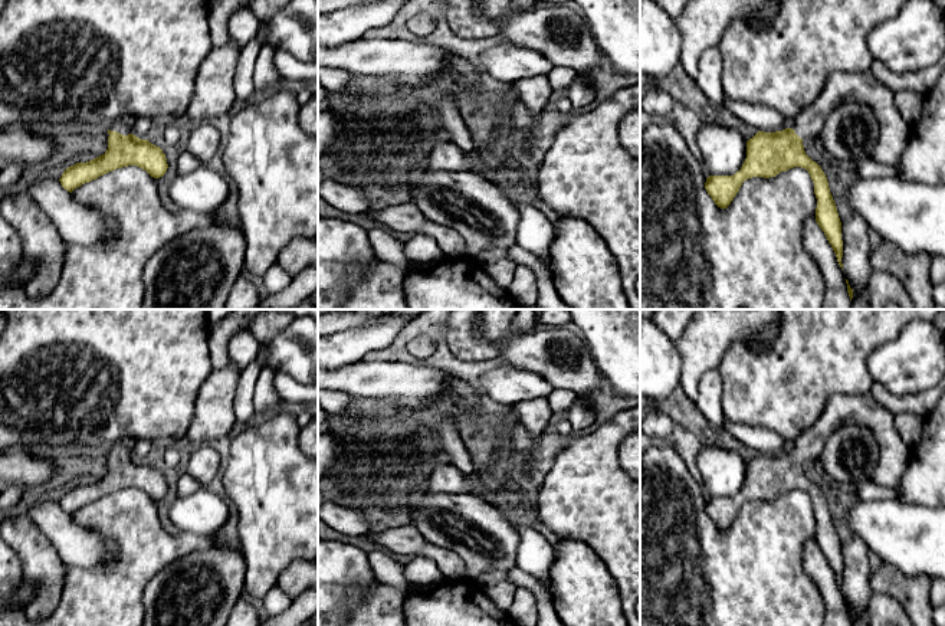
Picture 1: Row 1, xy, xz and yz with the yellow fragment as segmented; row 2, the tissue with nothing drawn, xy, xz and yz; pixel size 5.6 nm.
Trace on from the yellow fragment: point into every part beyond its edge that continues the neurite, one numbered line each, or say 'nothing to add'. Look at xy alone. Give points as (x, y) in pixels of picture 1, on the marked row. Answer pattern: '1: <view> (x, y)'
1: xy (124, 125)

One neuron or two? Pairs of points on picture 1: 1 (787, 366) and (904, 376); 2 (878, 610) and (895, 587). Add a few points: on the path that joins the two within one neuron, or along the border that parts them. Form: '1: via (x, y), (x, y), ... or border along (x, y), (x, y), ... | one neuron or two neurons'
1: border along (886, 343), (868, 359), (872, 380) | two neurons
2: border along (873, 592), (891, 595), (905, 610) | two neurons

